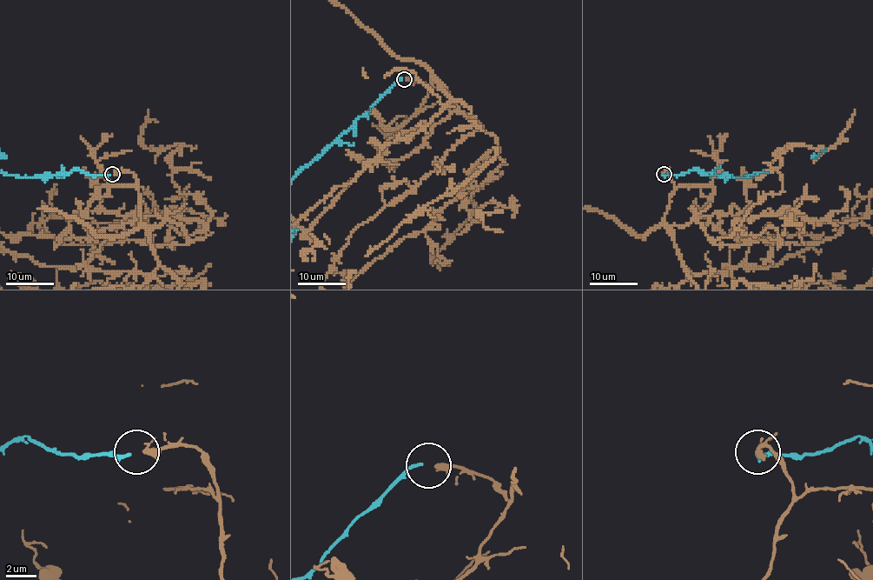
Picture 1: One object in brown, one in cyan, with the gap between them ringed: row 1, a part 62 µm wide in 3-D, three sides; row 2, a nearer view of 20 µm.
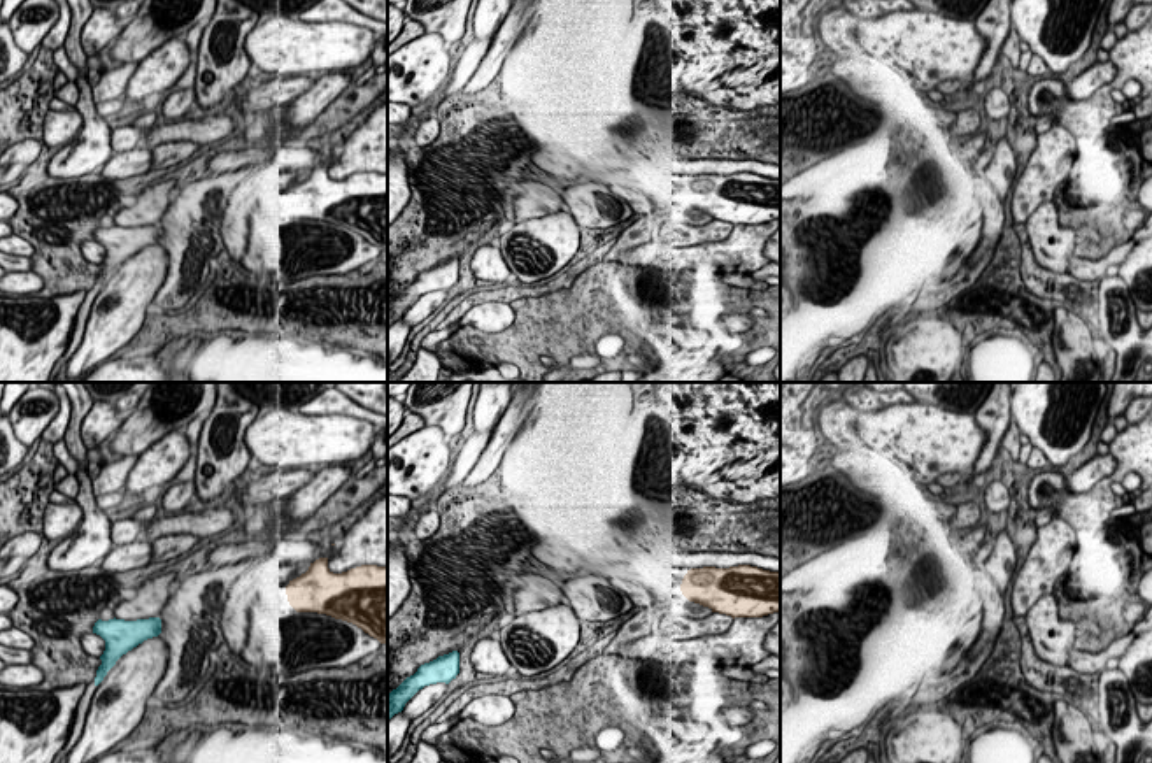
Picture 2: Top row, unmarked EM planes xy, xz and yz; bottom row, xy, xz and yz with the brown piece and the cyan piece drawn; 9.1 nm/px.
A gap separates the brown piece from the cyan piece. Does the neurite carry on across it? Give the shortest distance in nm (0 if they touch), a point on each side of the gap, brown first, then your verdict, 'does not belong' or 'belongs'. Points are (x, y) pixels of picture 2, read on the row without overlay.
gap 1200 nm; span xy (286, 200), (160, 227); belongs

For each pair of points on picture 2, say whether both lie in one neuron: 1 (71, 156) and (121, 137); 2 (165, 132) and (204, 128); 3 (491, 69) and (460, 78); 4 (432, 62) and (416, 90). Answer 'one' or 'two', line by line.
1: two
2: one
3: two
4: one

